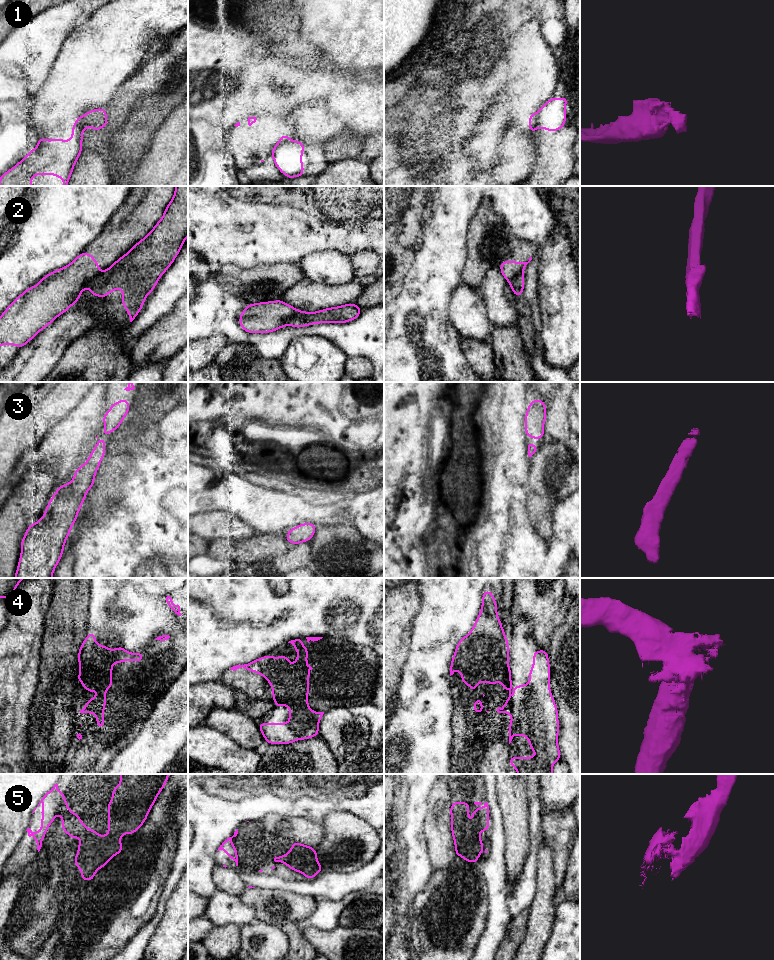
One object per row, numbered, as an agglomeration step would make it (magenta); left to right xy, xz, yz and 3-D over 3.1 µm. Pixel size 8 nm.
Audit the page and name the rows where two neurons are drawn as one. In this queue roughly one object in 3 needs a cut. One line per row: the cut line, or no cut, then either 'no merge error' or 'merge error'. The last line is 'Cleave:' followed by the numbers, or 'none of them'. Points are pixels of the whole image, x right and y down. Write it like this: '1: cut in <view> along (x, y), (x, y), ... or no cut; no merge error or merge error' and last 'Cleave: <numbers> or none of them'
1: cut in yz along (536, 114), (537, 127); merge error
2: cut in xy along (100, 273), (86, 287); merge error
3: no cut; no merge error
4: cut in xz along (307, 698), (282, 698), (274, 702); merge error
5: no cut; no merge error
Cleave: 1, 2, 4

